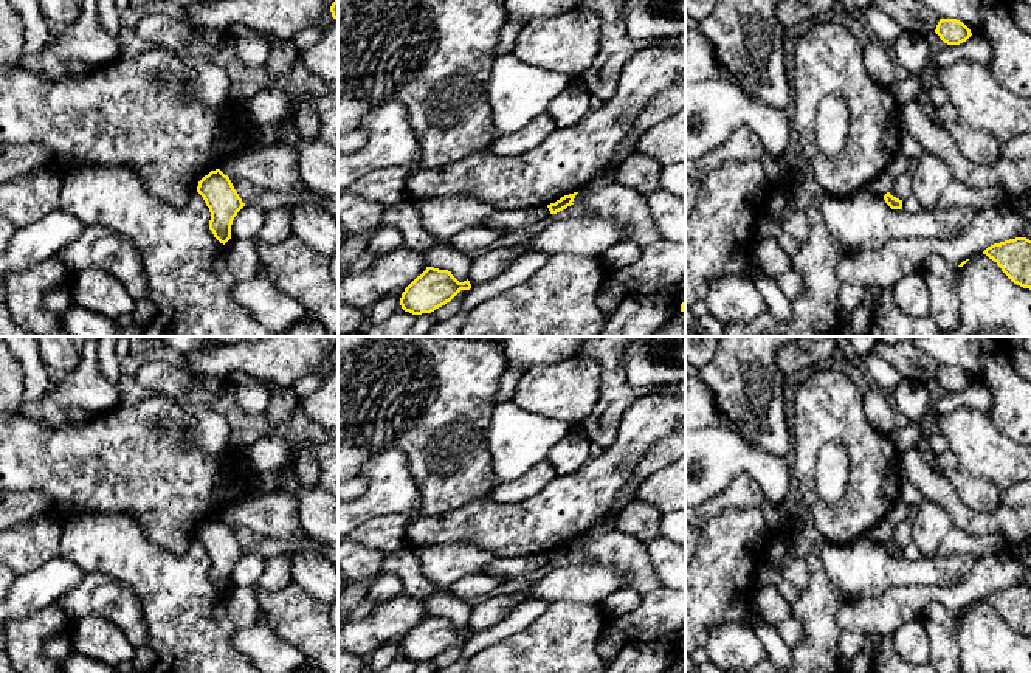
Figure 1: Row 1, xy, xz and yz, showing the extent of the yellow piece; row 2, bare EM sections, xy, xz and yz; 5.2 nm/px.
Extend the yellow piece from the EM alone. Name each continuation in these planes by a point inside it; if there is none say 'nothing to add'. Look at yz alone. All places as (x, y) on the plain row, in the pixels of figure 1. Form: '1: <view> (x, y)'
nothing to add

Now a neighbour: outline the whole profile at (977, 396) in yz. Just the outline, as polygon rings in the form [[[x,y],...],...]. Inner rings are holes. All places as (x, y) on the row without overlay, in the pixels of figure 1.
[[[972,381],[960,392],[947,392],[944,397],[932,403],[929,419],[938,419],[953,412],[960,406],[969,406],[984,414],[989,414],[994,406],[992,392],[981,383]]]

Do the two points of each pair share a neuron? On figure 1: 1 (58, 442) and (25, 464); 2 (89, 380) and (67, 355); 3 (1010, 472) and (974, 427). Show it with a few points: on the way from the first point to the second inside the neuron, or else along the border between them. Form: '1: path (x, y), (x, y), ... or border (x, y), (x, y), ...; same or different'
1: path (50, 450), (44, 456), (33, 456); same
2: border (82, 352), (81, 362), (67, 374); different
3: path (999, 461), (975, 438); same

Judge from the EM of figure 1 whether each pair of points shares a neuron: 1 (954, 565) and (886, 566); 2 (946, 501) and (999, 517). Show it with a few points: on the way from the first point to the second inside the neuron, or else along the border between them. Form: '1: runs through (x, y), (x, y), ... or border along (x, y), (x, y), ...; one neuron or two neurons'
1: runs through (937, 571), (903, 571); one neuron
2: runs through (958, 510), (968, 520), (986, 520); one neuron

